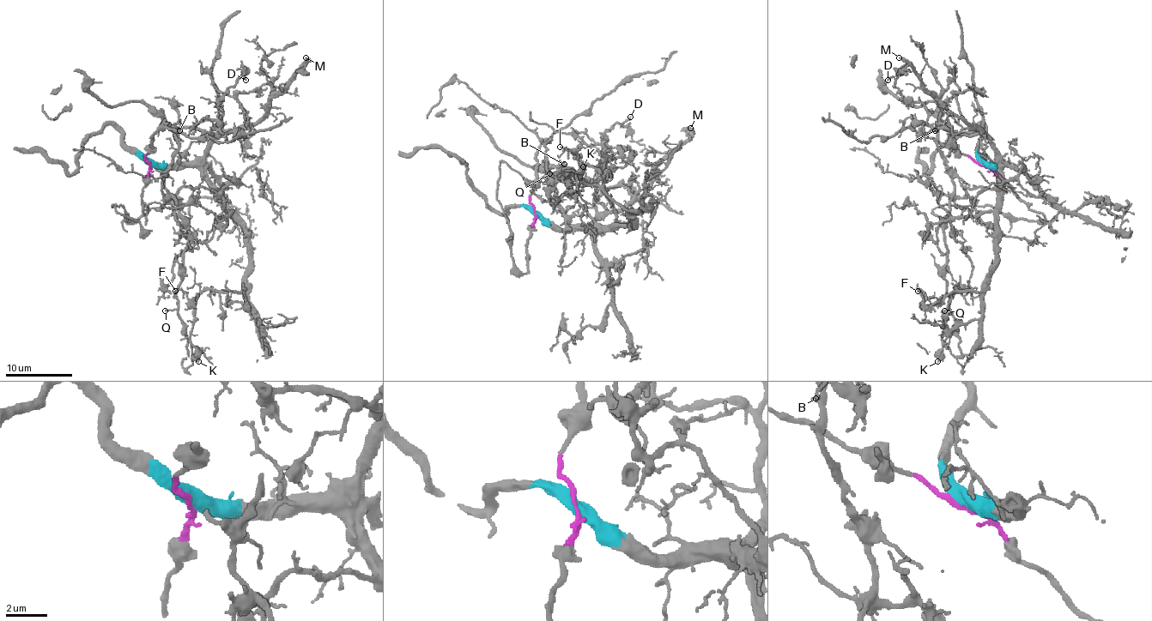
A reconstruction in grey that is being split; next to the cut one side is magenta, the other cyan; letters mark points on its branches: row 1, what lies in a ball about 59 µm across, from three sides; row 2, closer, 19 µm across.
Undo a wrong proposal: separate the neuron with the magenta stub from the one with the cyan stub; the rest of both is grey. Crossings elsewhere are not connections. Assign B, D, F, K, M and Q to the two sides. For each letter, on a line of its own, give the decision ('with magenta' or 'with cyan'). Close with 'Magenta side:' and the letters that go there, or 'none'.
B: with cyan
D: with cyan
F: with cyan
K: with cyan
M: with cyan
Q: with cyan
Magenta side: none

